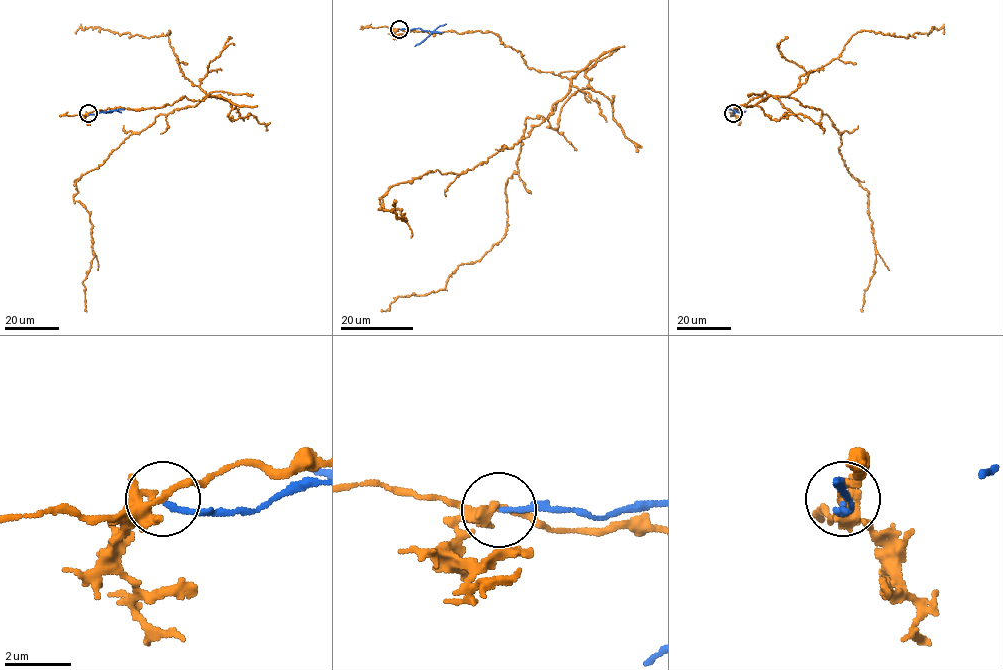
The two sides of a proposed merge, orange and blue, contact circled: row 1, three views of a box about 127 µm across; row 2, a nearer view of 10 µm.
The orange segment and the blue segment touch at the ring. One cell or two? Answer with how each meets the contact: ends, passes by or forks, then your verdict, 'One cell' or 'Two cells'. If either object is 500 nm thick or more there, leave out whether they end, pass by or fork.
At the ring orange forks. At the ring blue ends. Two cells

